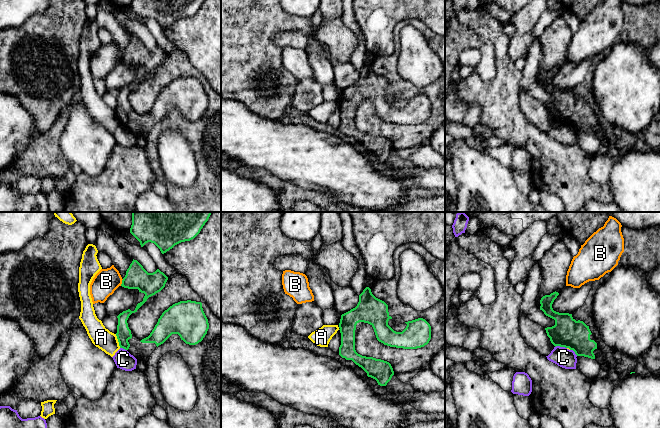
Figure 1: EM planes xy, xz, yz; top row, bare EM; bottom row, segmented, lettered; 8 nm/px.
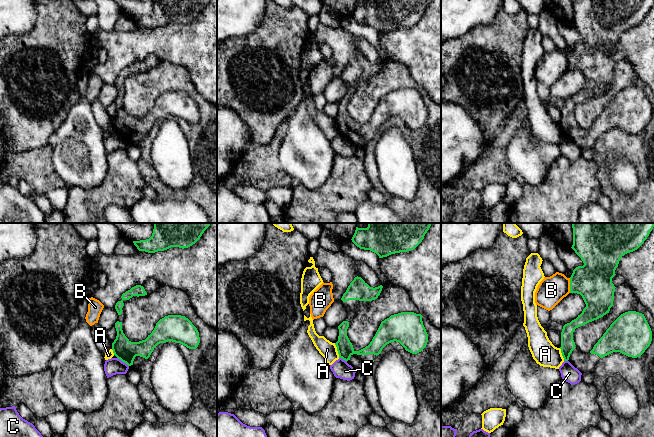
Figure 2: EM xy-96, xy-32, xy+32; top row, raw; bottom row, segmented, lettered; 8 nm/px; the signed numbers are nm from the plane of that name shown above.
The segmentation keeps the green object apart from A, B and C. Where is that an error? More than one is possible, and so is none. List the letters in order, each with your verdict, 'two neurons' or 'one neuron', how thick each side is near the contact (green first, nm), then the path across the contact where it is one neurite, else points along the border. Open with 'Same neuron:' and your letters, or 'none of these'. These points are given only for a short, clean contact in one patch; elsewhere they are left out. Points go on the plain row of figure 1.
Same neuron: none of these
A: two neurons | 120/160 nm
B: two neurons | 180/200 nm | along xy (123, 55), (120, 61)
C: two neurons | 240/160 nm

